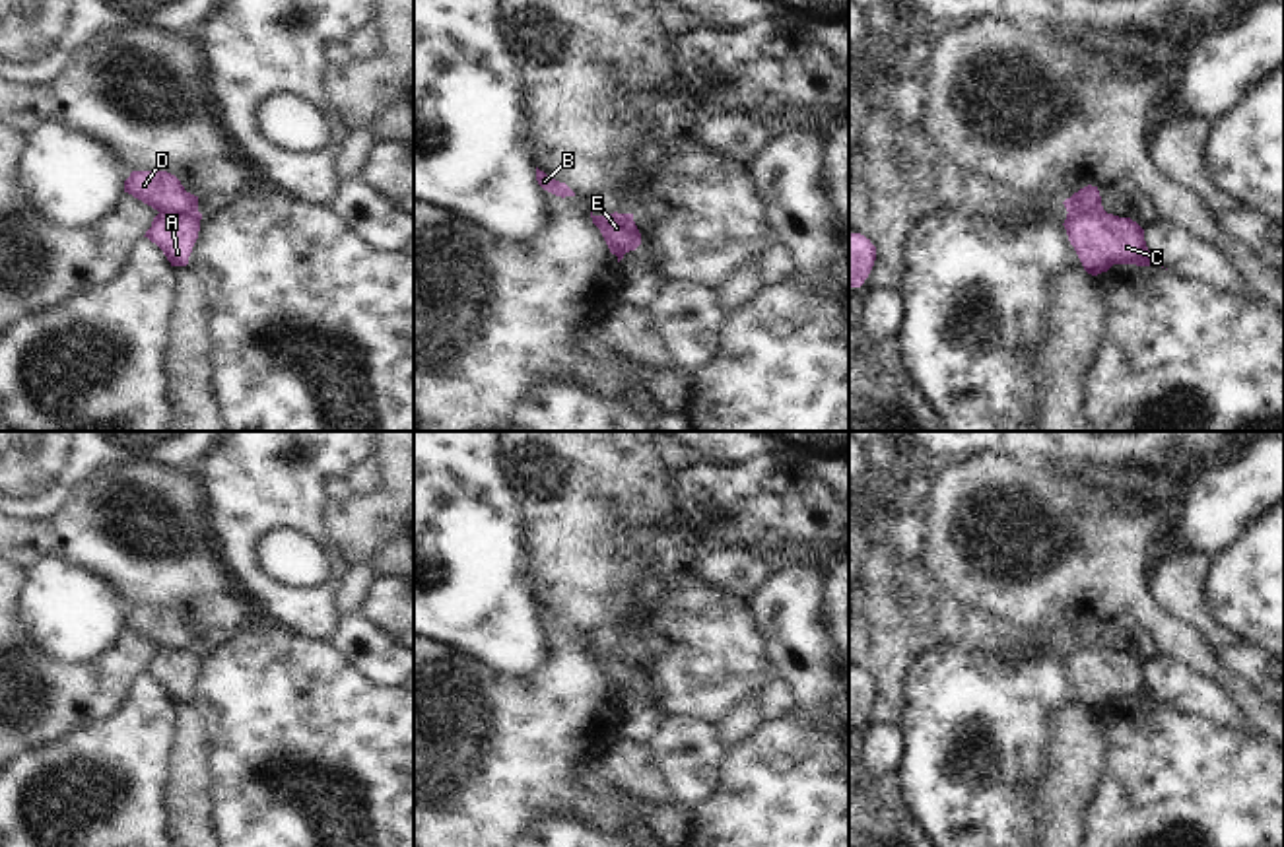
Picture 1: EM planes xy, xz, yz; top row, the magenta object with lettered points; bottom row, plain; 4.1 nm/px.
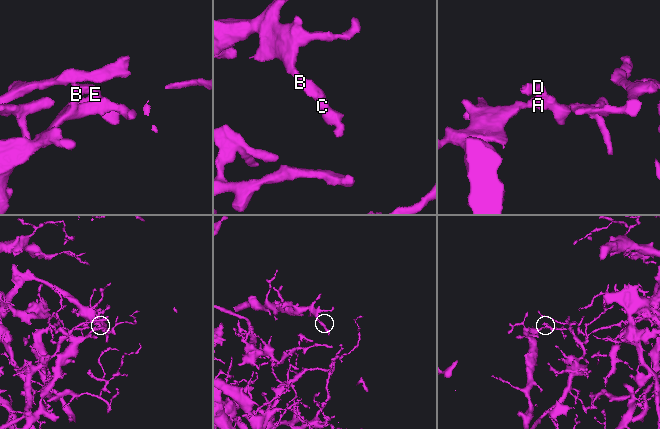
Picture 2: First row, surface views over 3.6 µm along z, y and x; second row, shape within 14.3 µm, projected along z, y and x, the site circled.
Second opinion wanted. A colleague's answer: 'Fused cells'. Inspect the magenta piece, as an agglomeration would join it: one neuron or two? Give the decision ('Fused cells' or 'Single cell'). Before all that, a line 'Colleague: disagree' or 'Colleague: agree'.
Colleague: agree
Fused cells.

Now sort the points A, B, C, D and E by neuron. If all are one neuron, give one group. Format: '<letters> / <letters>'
A C / B D E

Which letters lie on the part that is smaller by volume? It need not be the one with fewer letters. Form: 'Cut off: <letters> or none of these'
Cut off: B, D, E

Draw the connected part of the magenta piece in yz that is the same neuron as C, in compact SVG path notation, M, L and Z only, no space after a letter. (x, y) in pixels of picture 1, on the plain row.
M1105 645L1098 649L1068 647L1064 664L1084 705L1092 711L1107 707L1113 699L1158 699L1144 676L1144 664L1131 653Z

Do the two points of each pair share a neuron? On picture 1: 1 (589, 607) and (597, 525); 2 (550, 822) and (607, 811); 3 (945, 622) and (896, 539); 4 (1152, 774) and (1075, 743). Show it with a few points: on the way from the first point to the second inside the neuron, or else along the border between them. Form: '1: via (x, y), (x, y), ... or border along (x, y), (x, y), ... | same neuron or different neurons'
1: via (589, 587), (589, 544) | same neuron
2: border along (535, 816), (560, 807), (599, 826) | different neurons
3: border along (875, 542), (913, 560) | different neurons
4: border along (1092, 713), (1108, 741), (1108, 766), (1094, 799) | different neurons

